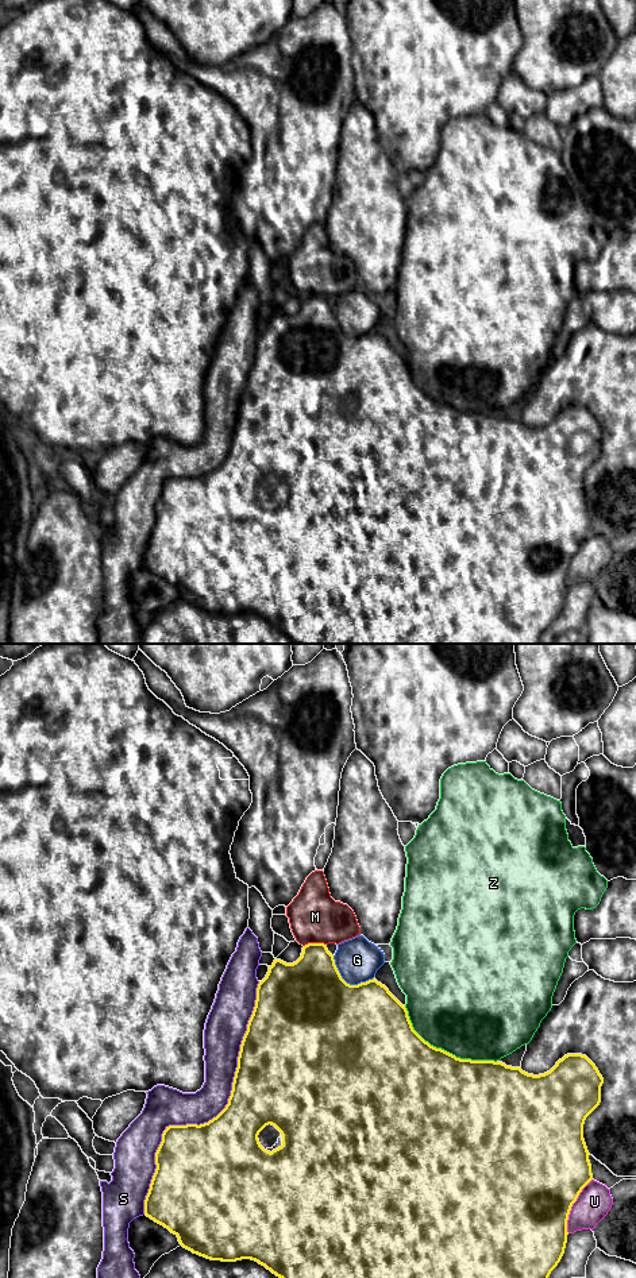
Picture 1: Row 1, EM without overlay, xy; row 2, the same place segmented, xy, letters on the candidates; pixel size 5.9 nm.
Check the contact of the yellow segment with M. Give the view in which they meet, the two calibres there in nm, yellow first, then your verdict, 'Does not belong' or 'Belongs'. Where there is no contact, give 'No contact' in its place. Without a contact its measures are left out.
Touches yellow in xy. Thickness 360 nm (yellow) against 300 nm. Does not belong

